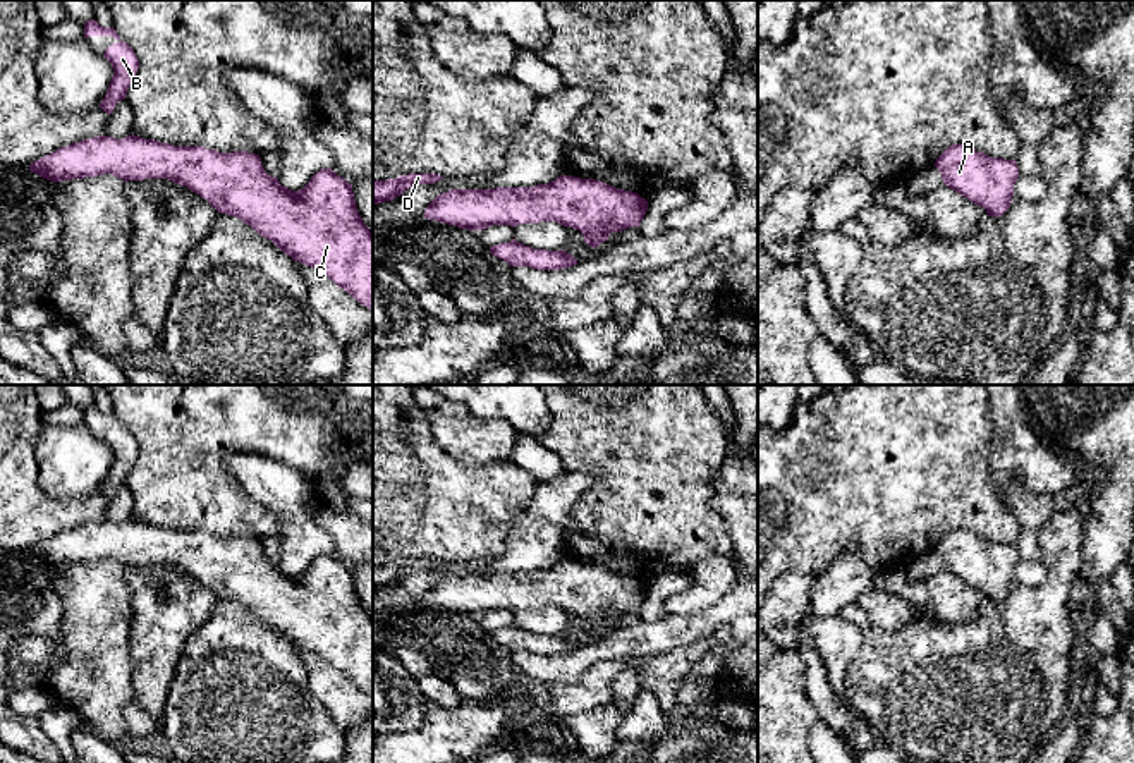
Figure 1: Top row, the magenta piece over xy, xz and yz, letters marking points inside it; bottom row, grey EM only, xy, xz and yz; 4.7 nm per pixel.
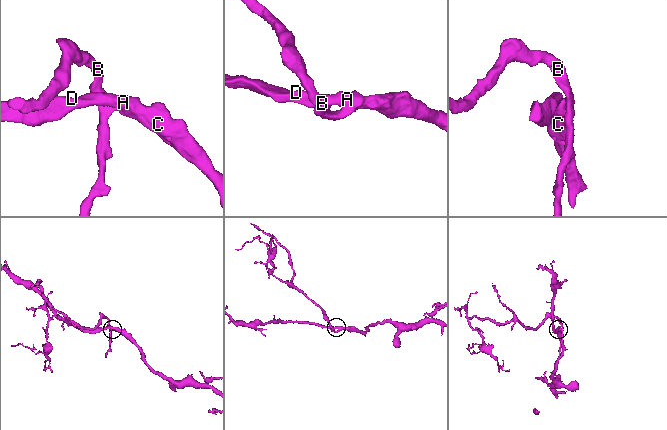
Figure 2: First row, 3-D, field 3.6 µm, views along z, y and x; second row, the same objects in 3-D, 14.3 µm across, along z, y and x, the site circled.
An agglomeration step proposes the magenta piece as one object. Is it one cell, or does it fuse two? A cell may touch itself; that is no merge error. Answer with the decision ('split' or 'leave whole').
leave whole

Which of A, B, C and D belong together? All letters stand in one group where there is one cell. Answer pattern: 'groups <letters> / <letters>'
groups A B C D

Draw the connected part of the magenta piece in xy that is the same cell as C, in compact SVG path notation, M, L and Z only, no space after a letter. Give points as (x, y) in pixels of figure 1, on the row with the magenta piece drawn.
M139 136L82 139L33 162L29 170L62 182L112 174L125 182L167 179L204 198L218 213L241 218L280 251L321 275L373 311L373 234L364 225L352 184L332 168L321 168L299 191L284 187L265 172L259 155L247 151L220 153L204 146L174 146Z

